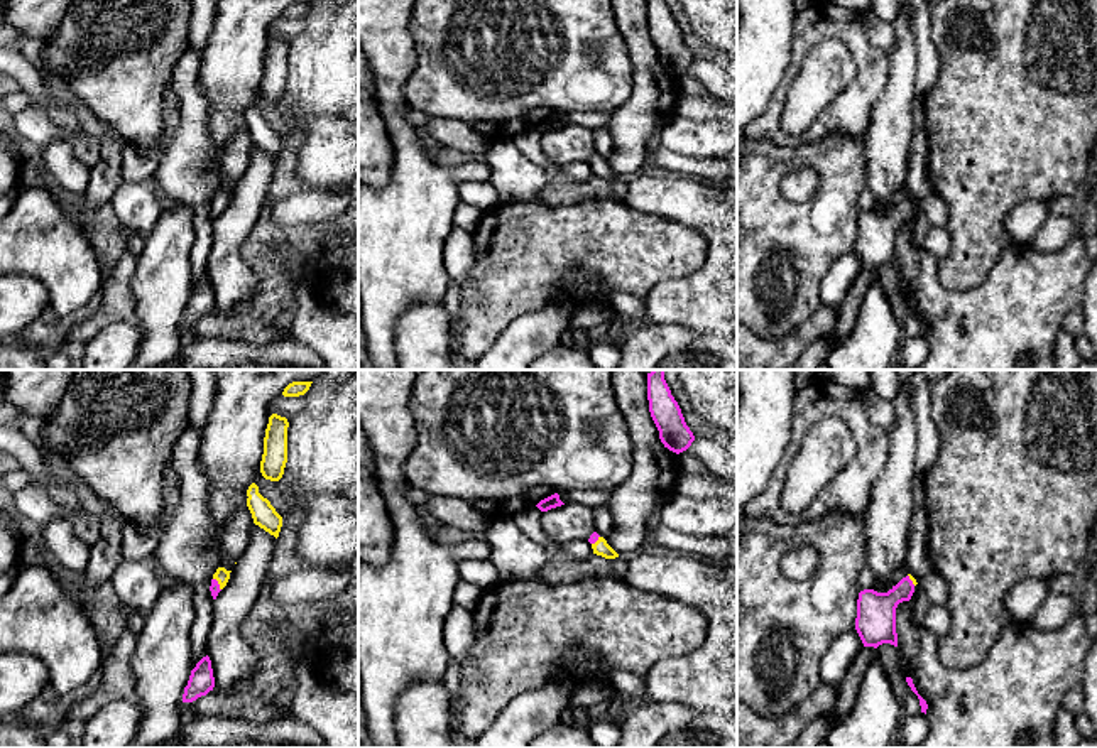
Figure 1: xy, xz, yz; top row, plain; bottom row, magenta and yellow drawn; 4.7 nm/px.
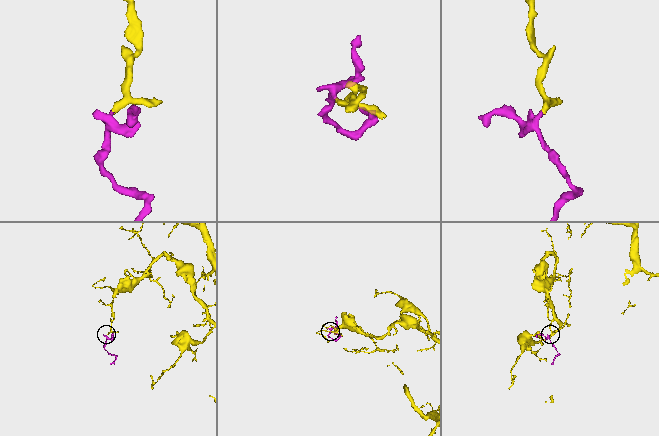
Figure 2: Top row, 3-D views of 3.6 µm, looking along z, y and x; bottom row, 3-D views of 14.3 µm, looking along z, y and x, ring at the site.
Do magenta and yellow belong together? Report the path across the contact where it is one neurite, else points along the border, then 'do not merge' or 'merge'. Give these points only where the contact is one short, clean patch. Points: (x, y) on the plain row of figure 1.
across xy (215, 210), (218, 206), (222, 196) | merge

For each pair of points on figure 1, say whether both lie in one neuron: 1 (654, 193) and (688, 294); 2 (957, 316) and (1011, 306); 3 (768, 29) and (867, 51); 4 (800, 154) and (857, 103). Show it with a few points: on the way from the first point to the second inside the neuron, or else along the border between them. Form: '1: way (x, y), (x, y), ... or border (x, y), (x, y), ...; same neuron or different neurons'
1: way (685, 205), (715, 235), (715, 264); same neuron
2: way (971, 314), (998, 314); same neuron
3: border (796, 17), (788, 65); different neurons
4: border (856, 135), (829, 134), (795, 146), (778, 146); different neurons

